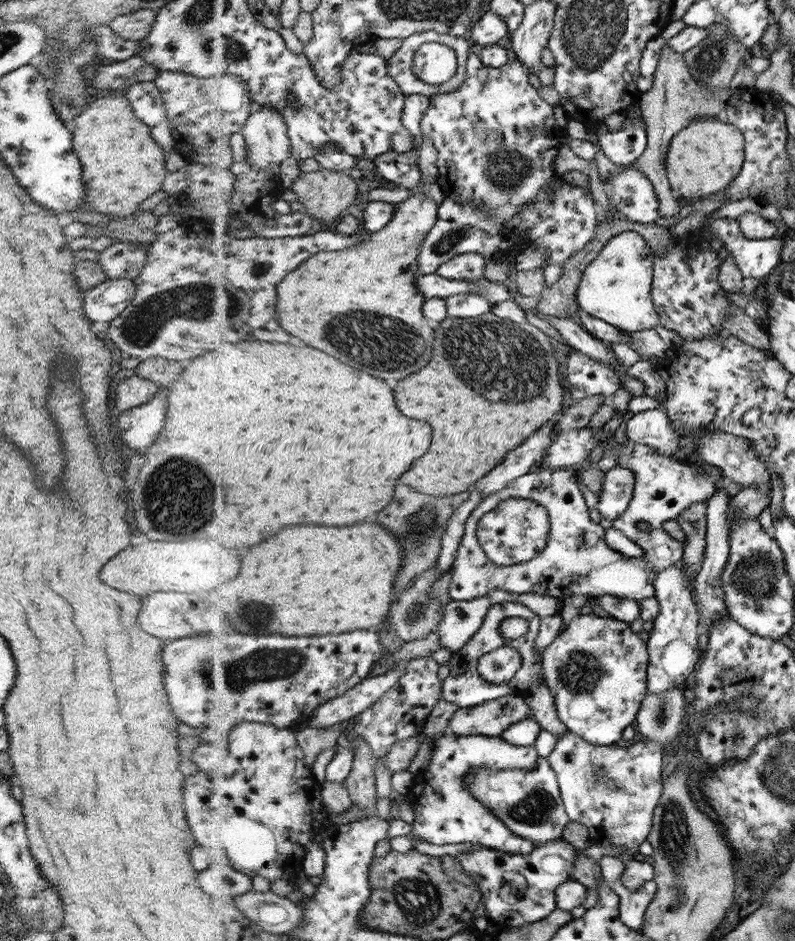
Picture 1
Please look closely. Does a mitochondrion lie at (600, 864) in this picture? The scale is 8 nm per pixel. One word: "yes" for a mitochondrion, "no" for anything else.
no

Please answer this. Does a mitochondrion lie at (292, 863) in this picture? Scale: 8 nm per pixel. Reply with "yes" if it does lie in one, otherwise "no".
no

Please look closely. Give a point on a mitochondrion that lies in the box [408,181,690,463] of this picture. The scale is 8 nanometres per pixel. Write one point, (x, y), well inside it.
(512, 363)

